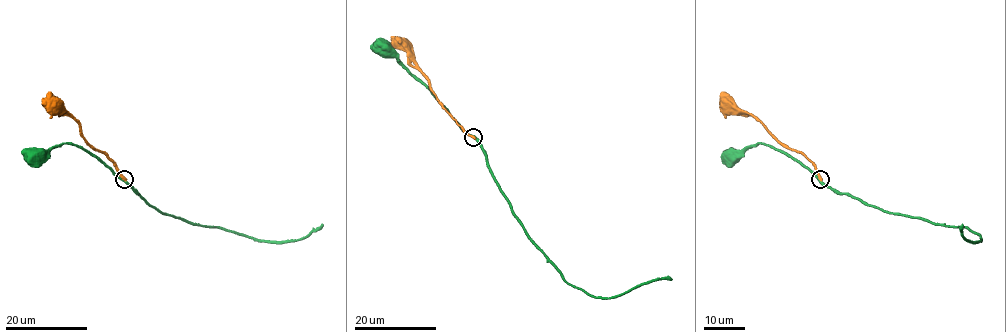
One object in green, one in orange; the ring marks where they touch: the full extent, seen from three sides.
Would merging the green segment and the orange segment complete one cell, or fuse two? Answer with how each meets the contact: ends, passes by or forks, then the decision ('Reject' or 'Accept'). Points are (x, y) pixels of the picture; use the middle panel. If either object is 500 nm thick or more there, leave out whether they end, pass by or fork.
At the ring green passes by. At the ring orange ends. Reject

